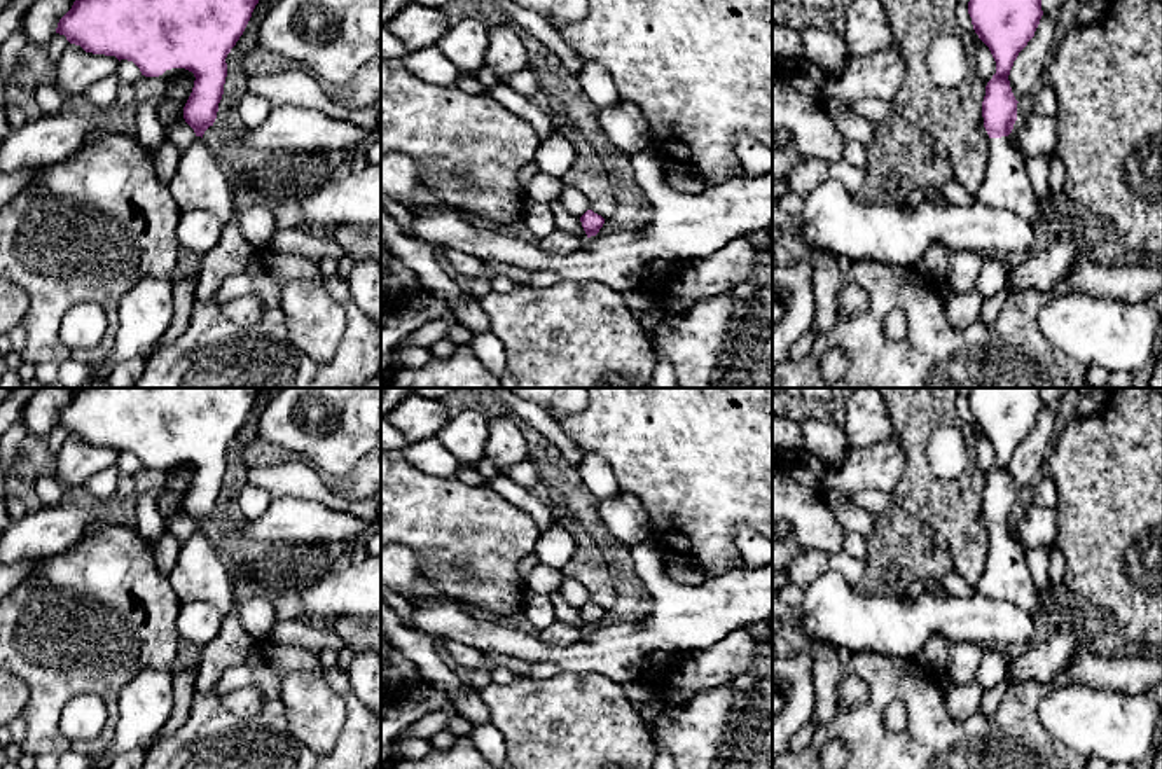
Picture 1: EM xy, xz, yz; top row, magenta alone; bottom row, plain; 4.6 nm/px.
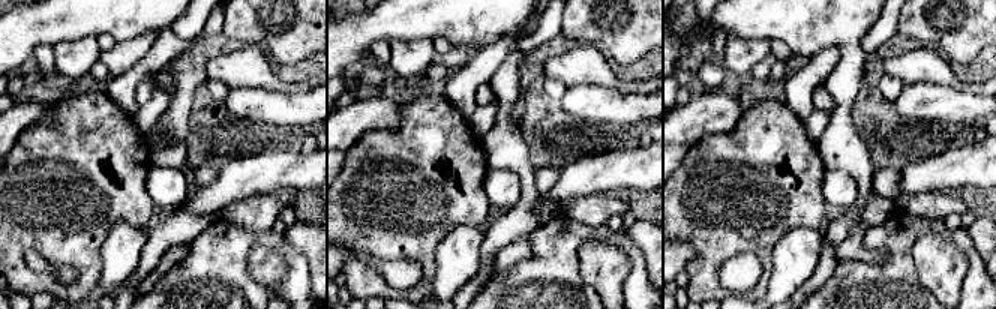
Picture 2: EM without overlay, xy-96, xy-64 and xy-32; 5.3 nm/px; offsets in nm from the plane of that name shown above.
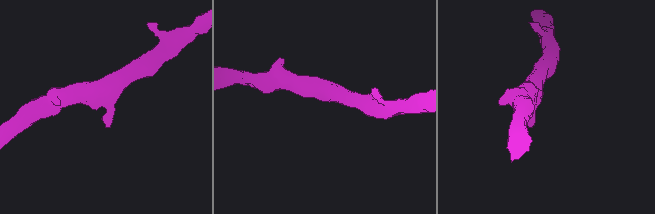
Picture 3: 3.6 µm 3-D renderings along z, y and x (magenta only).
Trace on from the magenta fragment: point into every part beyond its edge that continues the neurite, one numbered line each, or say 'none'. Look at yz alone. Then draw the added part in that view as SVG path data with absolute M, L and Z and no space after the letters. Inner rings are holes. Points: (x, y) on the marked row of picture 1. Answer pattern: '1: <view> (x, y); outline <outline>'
1: yz (1007, 186); outline M1010 136L989 138L986 178L977 201L989 208L1015 211L1031 224L1040 224L1040 197L1026 171L1026 157Z

